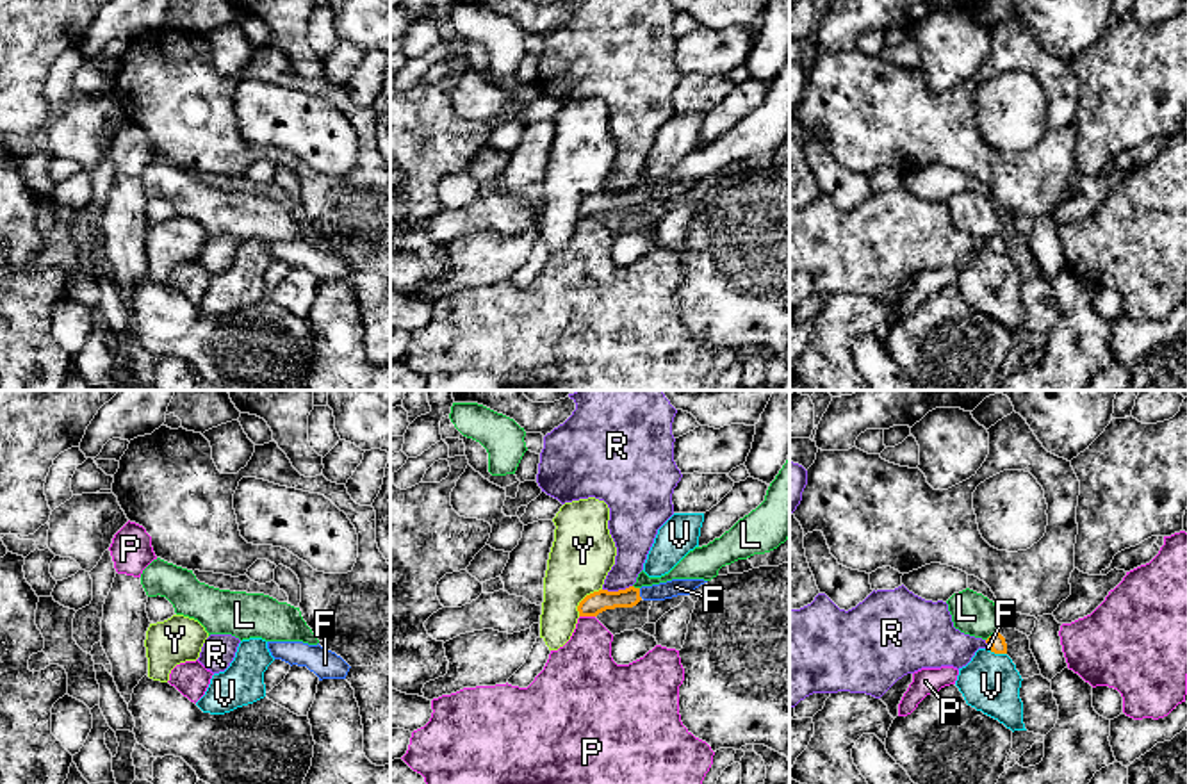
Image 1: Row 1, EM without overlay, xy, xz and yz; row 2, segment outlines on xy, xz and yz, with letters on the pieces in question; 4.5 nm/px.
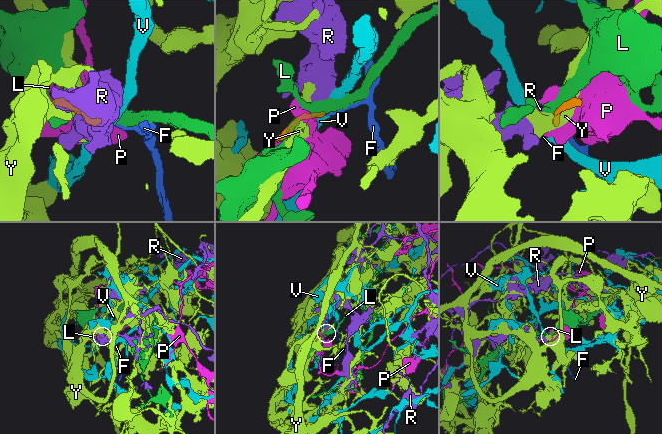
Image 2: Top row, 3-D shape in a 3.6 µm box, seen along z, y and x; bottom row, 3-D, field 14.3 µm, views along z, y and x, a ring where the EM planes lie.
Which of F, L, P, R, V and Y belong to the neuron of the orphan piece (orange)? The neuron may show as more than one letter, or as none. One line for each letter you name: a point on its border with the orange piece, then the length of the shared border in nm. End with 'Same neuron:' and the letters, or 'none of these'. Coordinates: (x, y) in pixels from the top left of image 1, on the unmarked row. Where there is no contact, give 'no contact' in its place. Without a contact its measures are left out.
F: meets orange in xz at (638, 195); contact 50 nm long
Same neuron: F

